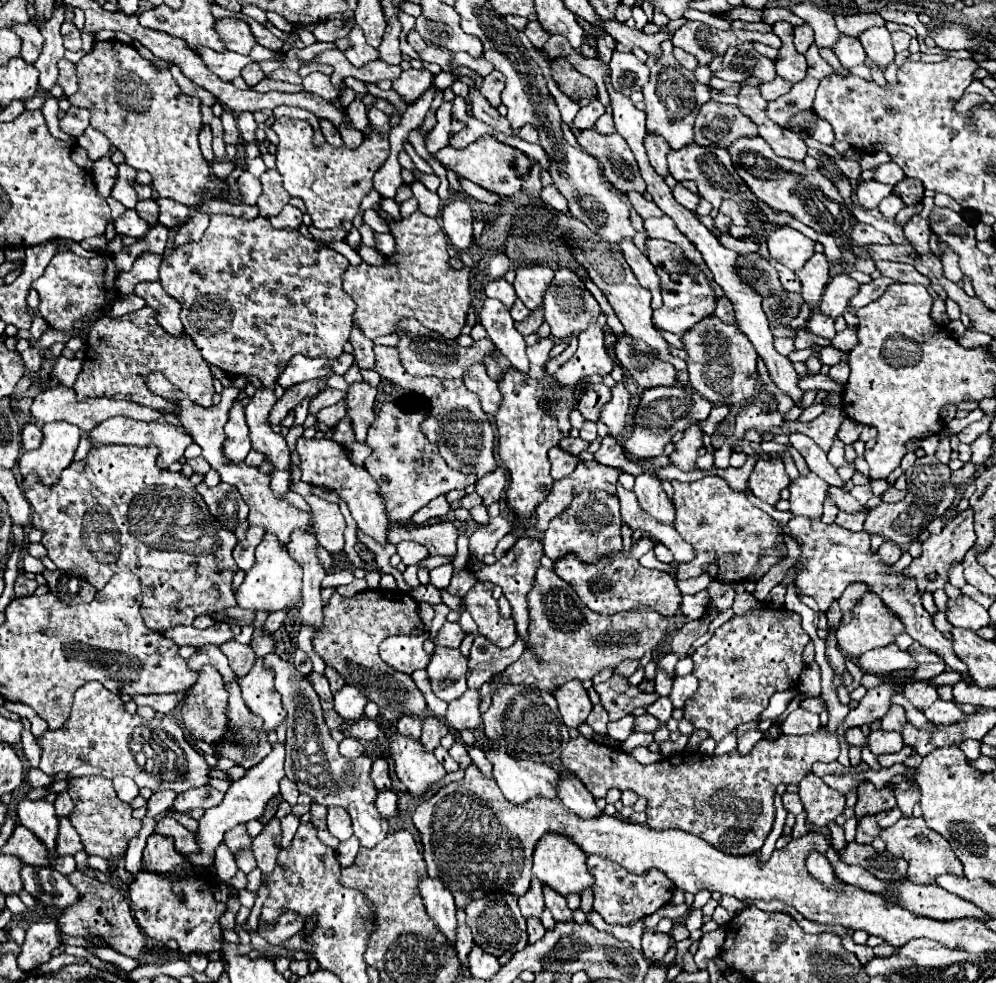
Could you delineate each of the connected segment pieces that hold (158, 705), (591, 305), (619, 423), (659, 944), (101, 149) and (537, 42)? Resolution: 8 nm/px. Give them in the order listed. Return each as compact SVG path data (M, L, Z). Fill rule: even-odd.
M176 692L176 694L158 694L158 696L134 696L134 702L138 706L150 706L160 714L170 714L184 698L184 692Z
M556 270L556 276L550 284L550 288L546 290L544 296L544 318L552 328L552 336L556 340L570 340L572 336L576 336L580 330L578 328L588 328L588 324L594 324L596 318L600 316L600 306L596 302L596 298L590 294L590 290L584 286L584 282L570 270Z
M616 382L612 388L612 398L610 402L606 402L600 410L600 420L606 422L606 426L610 428L610 434L614 438L622 438L624 428L626 428L626 412L630 406L630 394L624 386L624 382Z
M644 932L642 936L642 952L646 958L652 958L654 962L662 960L666 952L670 950L670 936L660 932Z
M86 128L84 136L80 136L76 142L82 148L86 148L90 160L100 160L110 152L110 140L102 132L96 132L94 128Z
M538 20L528 22L528 26L524 28L524 34L528 36L528 40L530 40L536 48L542 48L542 46L546 44L546 40L550 38L550 34L548 34L548 32L544 32L544 28L540 26L540 22L538 22Z

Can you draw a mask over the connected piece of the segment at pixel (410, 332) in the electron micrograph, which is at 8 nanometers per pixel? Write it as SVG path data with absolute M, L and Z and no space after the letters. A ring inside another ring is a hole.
M404 320L400 322L400 328L404 328L406 332L402 334L402 340L396 348L400 348L400 362L412 376L436 376L448 380L462 378L472 364L482 364L488 354L498 352L498 348L488 338L474 342L470 348L462 348L454 340L444 340L444 336L440 336L438 332L424 328L418 320Z

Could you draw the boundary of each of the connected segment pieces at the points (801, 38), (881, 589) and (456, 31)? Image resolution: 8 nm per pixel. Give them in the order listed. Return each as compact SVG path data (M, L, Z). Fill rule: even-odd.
M808 24L794 28L794 46L800 54L806 54L806 50L814 44L814 32Z
M792 518L788 522L788 530L790 536L798 542L800 546L800 560L790 568L796 570L796 592L798 596L812 596L820 608L820 612L826 612L830 608L830 602L834 598L840 598L840 594L844 592L844 588L850 582L866 582L868 588L872 592L876 592L884 604L896 612L896 616L900 616L900 620L904 620L906 632L920 642L924 648L936 652L952 670L956 670L958 674L962 674L962 680L966 684L974 684L972 676L968 674L966 664L962 664L962 660L956 656L954 648L952 648L952 640L948 640L934 624L932 624L932 616L924 610L922 602L920 602L920 594L916 588L914 580L908 580L902 572L892 574L890 568L880 566L878 556L870 552L870 534L868 532L850 532L846 528L840 528L838 524L824 524L820 520L804 520L804 518Z
M434 2L434 18L426 14L416 18L416 32L424 38L424 42L448 48L450 52L468 52L472 56L482 56L482 42L480 38L466 34L460 28L460 16L454 8Z

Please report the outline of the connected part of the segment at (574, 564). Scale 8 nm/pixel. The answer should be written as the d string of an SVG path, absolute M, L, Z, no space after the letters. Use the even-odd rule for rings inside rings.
M644 534L632 546L632 550L628 554L618 552L608 562L600 560L600 564L584 564L584 562L576 560L576 556L568 556L568 560L556 562L556 574L576 590L580 600L590 610L594 610L598 614L616 614L616 612L632 610L638 606L652 606L658 612L664 612L664 616L672 616L678 612L680 600L682 600L676 580L668 572L648 570L648 568L640 566L640 562L638 562L638 558L652 550L654 546L654 540Z

